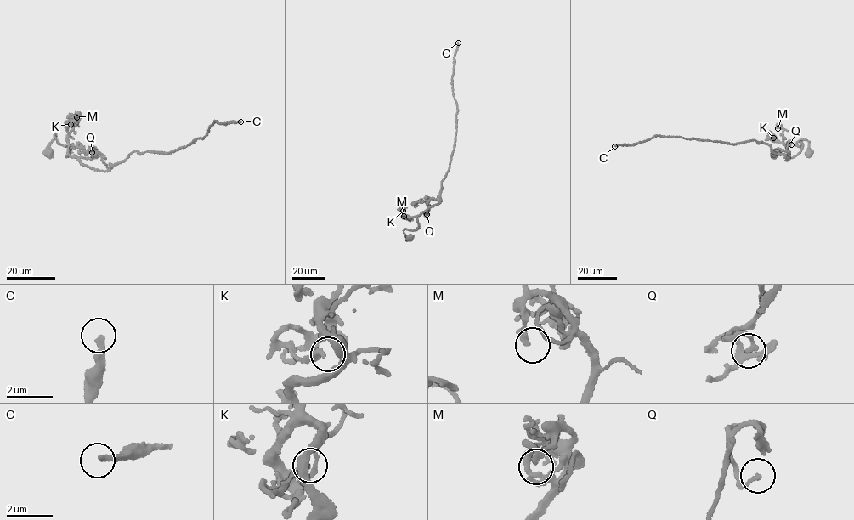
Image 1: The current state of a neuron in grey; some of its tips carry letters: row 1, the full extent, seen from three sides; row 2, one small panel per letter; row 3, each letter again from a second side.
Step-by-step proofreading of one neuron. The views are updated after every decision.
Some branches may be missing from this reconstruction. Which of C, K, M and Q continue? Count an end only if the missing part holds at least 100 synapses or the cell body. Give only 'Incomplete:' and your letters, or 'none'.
Incomplete: C

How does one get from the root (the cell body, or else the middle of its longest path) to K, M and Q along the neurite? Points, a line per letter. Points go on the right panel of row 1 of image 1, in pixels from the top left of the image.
K: (808, 153), (808, 142), (801, 139), (795, 144), (803, 144), (800, 152), (790, 157), (786, 146), (773, 138)
M: (808, 153), (808, 142), (801, 139), (795, 144), (803, 144), (800, 152), (790, 157), (783, 129), (777, 128)
Q: (808, 153), (808, 142), (801, 139), (795, 144), (803, 144), (800, 152), (789, 157), (786, 149), (791, 144)

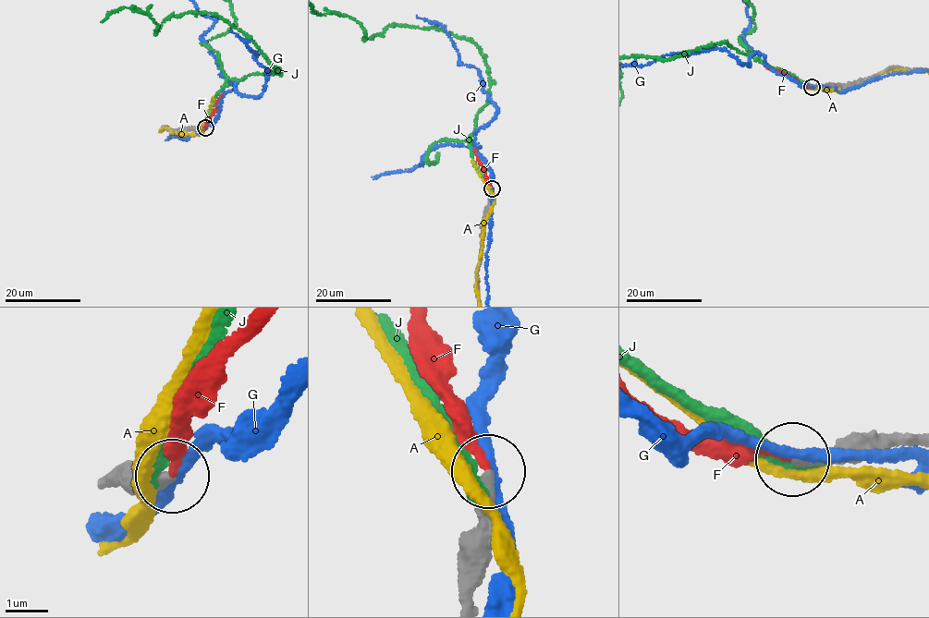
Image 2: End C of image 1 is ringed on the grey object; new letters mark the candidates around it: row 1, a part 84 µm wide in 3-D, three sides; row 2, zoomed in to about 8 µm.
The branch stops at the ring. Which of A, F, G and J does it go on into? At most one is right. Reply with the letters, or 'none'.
F

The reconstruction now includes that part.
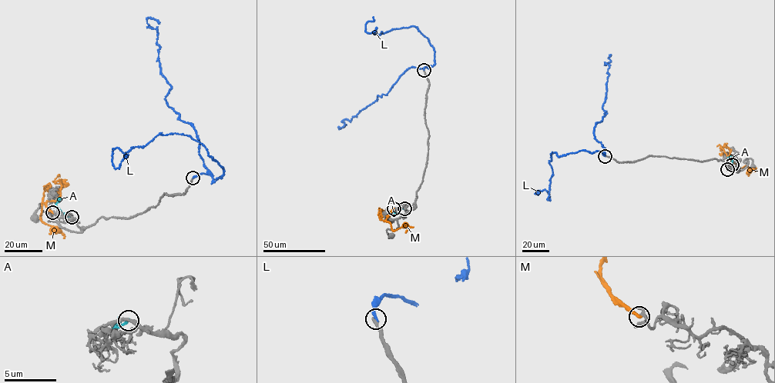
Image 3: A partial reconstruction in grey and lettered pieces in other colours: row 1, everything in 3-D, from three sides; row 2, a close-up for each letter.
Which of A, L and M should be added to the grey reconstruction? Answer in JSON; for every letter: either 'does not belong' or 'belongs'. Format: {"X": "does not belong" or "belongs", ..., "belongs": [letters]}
{"A": "does not belong", "L": "does not belong", "M": "does not belong", "belongs": []}

